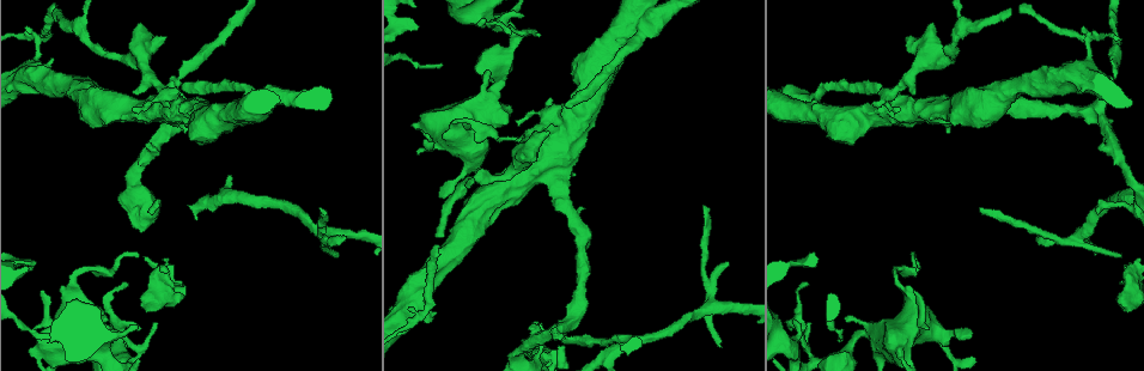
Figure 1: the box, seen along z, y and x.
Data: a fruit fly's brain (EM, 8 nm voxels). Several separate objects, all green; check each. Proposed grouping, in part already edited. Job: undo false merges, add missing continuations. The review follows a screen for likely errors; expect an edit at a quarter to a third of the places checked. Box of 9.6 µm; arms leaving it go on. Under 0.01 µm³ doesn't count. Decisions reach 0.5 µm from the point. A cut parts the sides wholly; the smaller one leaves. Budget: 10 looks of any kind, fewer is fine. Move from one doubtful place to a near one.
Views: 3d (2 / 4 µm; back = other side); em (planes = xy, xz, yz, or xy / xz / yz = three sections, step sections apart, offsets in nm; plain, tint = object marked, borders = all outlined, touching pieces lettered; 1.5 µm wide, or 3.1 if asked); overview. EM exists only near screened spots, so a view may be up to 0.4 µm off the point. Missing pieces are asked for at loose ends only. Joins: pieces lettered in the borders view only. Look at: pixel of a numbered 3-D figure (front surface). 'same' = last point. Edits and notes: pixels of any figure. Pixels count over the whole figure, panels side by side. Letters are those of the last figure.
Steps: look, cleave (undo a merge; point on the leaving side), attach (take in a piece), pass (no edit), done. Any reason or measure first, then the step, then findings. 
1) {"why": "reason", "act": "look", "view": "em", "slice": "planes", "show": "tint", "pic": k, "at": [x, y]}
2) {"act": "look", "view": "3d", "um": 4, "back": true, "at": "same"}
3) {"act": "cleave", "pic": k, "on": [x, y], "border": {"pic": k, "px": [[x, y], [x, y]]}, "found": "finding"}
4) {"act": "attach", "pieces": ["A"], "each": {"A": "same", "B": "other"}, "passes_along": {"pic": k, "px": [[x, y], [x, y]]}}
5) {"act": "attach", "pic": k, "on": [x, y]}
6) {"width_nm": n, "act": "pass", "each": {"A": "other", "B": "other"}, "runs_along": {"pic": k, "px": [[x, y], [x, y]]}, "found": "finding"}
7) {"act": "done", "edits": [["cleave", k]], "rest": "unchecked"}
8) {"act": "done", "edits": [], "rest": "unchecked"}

{"why": "stops while still wide", "act": "look", "view": "em", "slice": "xy", "step": 8, "show": "borders", "pic": 1, "at": [411, 124]}

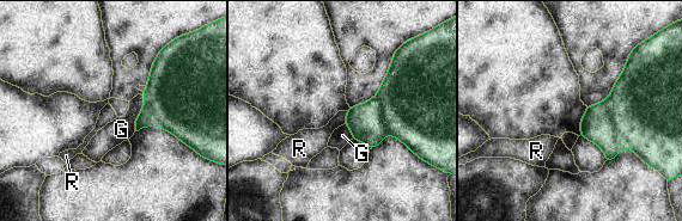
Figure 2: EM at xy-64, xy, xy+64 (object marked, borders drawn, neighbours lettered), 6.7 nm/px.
{"act": "look", "view": "em", "slice": "planes", "show": "borders", "at": "same"}

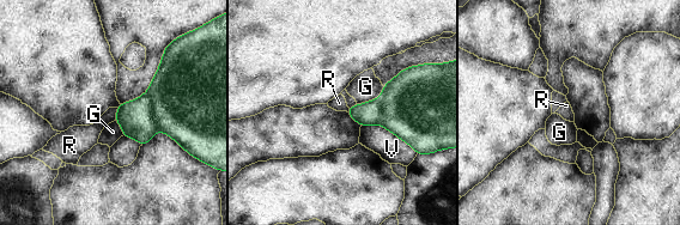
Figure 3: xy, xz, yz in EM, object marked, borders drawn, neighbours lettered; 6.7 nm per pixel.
{"longest_contact_nm": ["V", 420], "act": "pass", "each": {"G": "other", "R": "other", "V": "other"}, "border": {"pic": 3, "px": [[117, 108], [114, 120]]}, "found": "no lettered piece goes on from it"}

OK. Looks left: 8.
{"why": "thick turns thin", "act": "look", "view": "3d", "um": 4, "back": true, "pic": 1, "at": [140, 352]}

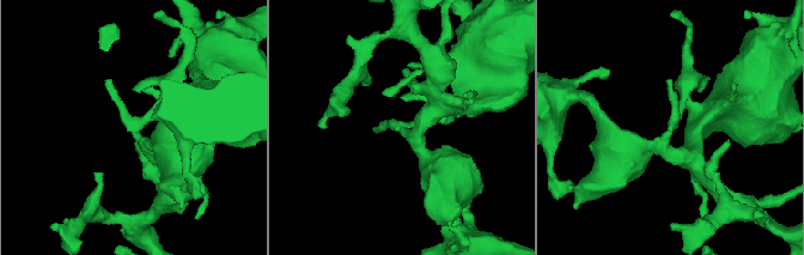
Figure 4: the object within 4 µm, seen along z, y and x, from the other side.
{"act": "look", "view": "em", "slice": "planes", "show": "borders", "pic": 4, "at": [670, 128]}

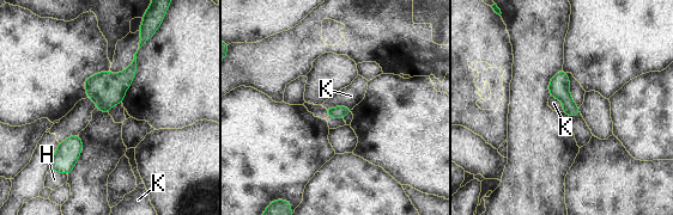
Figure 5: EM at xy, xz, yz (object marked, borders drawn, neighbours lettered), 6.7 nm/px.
{"act": "pass", "each": {"H": "other", "K": "other"}, "border": {"pic": 5, "px": [[325, 106], [350, 106], [352, 109]]}, "found": "all the same cell"}

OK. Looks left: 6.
{"why": "free end", "act": "look", "view": "em", "slice": "planes", "show": "borders", "pic": 1, "at": [808, 282]}

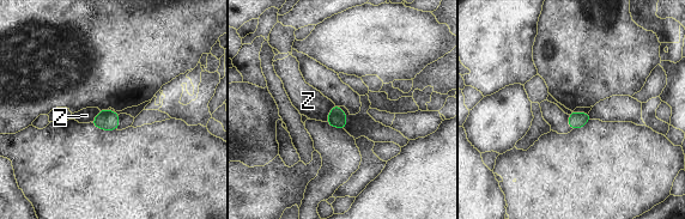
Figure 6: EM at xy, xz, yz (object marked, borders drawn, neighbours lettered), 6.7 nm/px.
{"act": "pass", "each": {"Z": "other"}, "border": {"pic": 6, "px": [[334, 104], [325, 121]]}, "found": "none of them fits"}

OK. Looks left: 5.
{"why": "an open end", "act": "look", "view": "3d", "um": 2, "pic": 1, "at": [721, 344]}

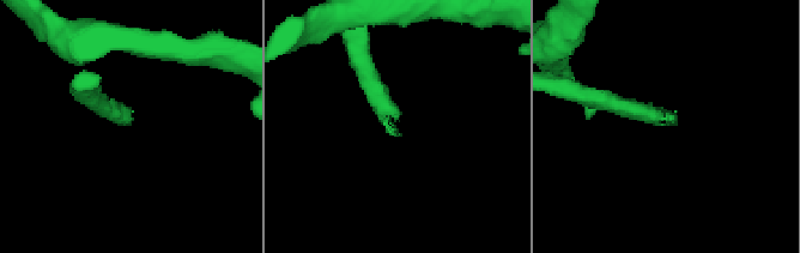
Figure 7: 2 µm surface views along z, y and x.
{"why": "now the EM", "act": "look", "view": "em", "slice": "xy", "step": 4, "show": "tint", "pic": 7, "at": [676, 124]}

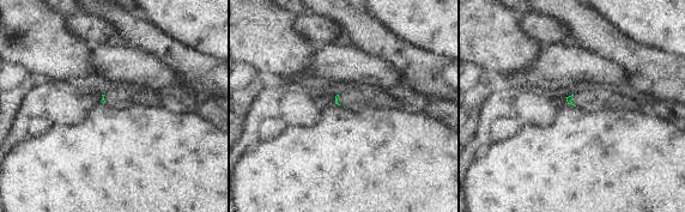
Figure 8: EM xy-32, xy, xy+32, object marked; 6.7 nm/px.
{"act": "look", "view": "em", "slice": "planes", "show": "borders", "at": "same"}

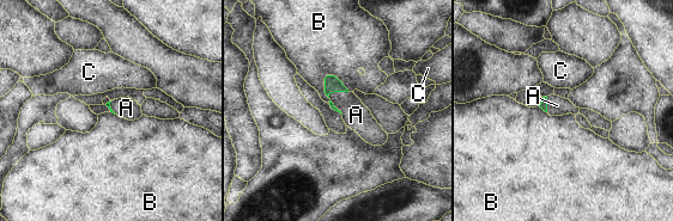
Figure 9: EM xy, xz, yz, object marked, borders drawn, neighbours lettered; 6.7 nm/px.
{"act": "attach", "pic": 9, "on": [356, 115], "each": {"A": "same", "B": "other", "C": "other"}, "found": "the cell continues"}

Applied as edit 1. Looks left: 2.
{"act": "done", "edits": [["attach", 9]], "rest": "unchecked"}

